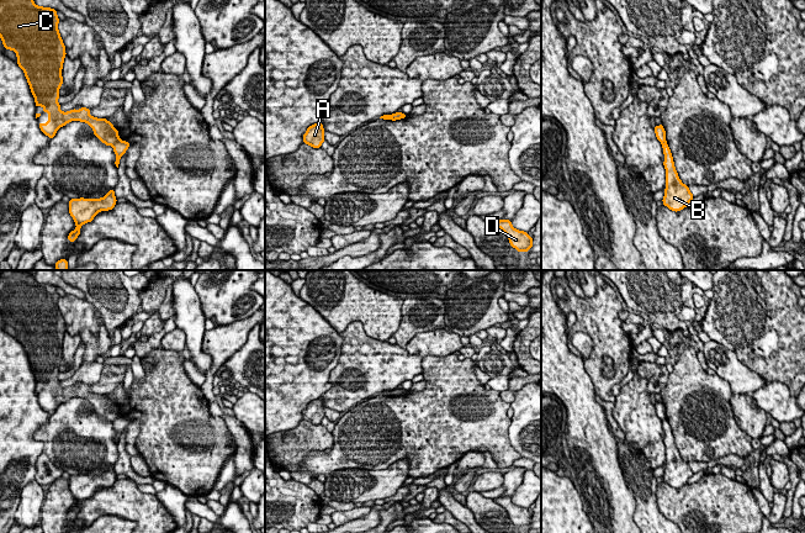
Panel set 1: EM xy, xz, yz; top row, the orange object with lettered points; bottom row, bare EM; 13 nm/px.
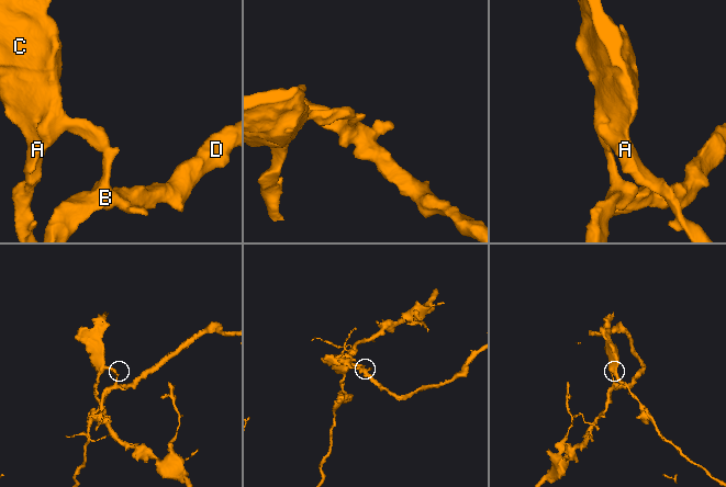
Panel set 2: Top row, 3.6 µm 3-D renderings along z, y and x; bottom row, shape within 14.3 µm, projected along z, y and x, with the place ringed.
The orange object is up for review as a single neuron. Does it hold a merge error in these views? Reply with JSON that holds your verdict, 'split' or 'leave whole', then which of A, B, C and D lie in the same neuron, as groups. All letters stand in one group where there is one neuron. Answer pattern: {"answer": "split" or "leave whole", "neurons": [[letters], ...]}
{"answer": "split", "neurons": [["A", "C"], ["B", "D"]]}

